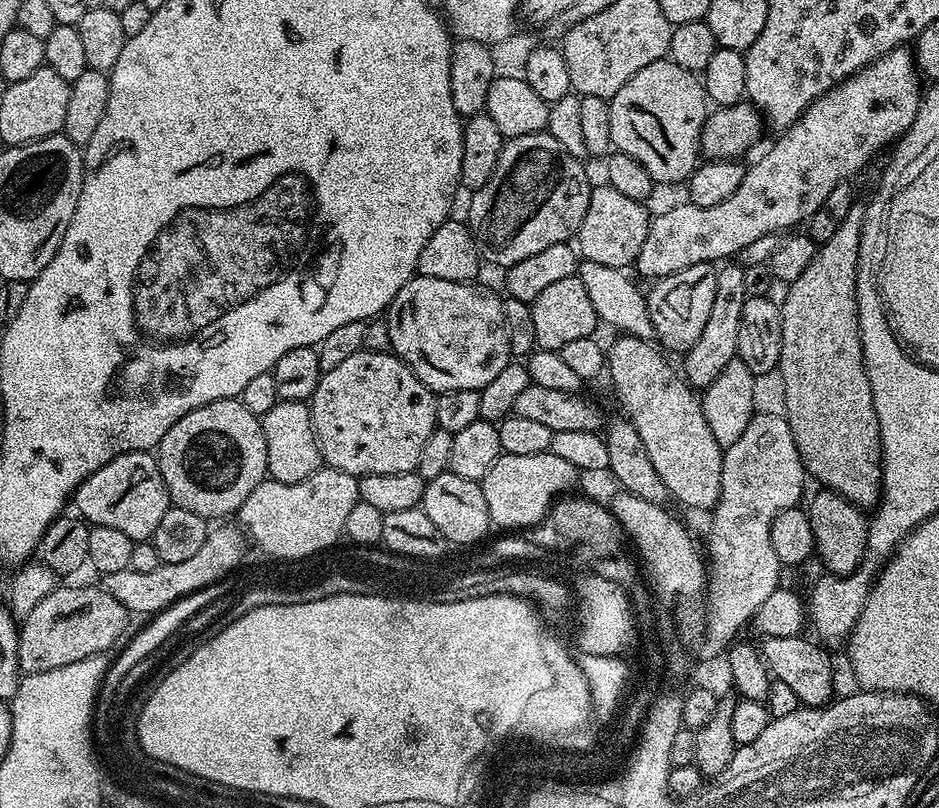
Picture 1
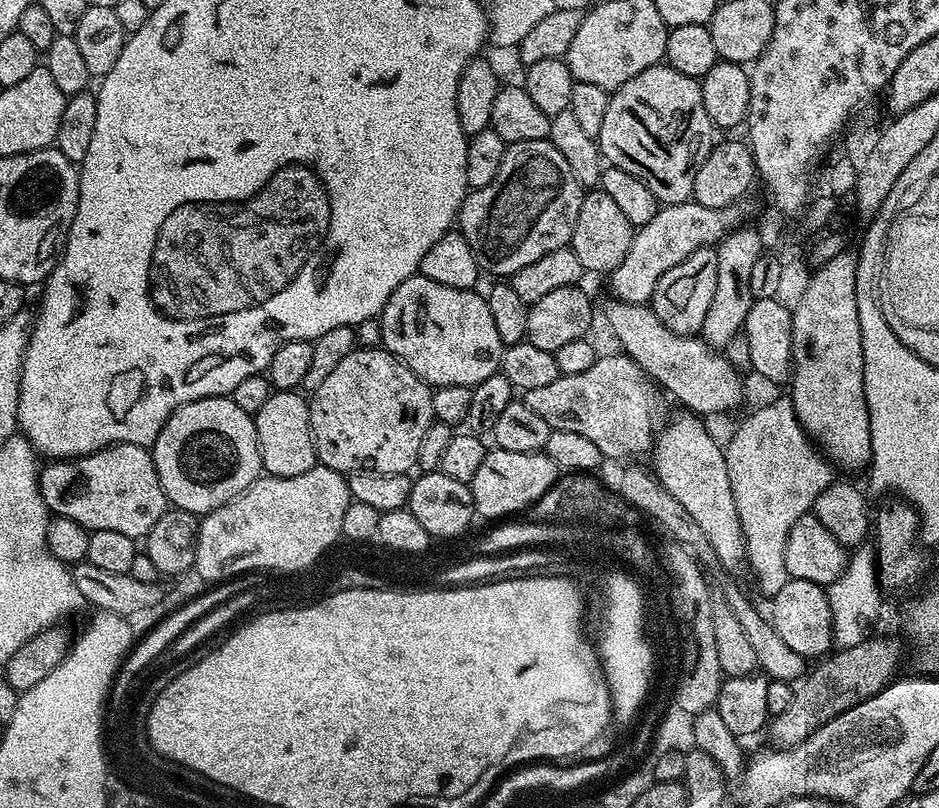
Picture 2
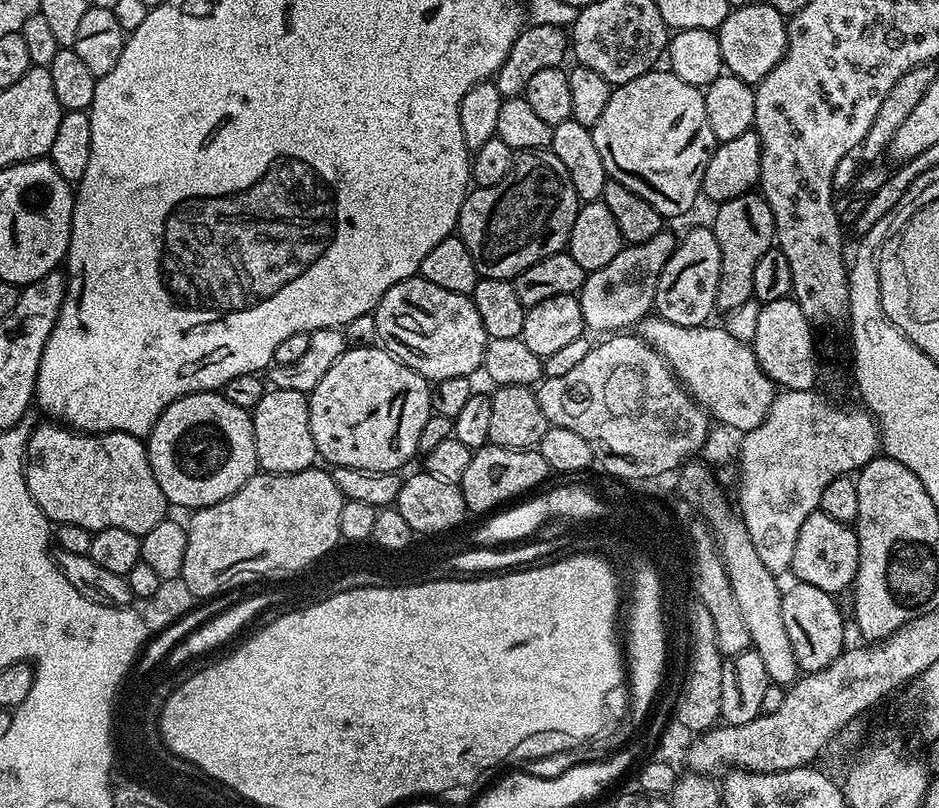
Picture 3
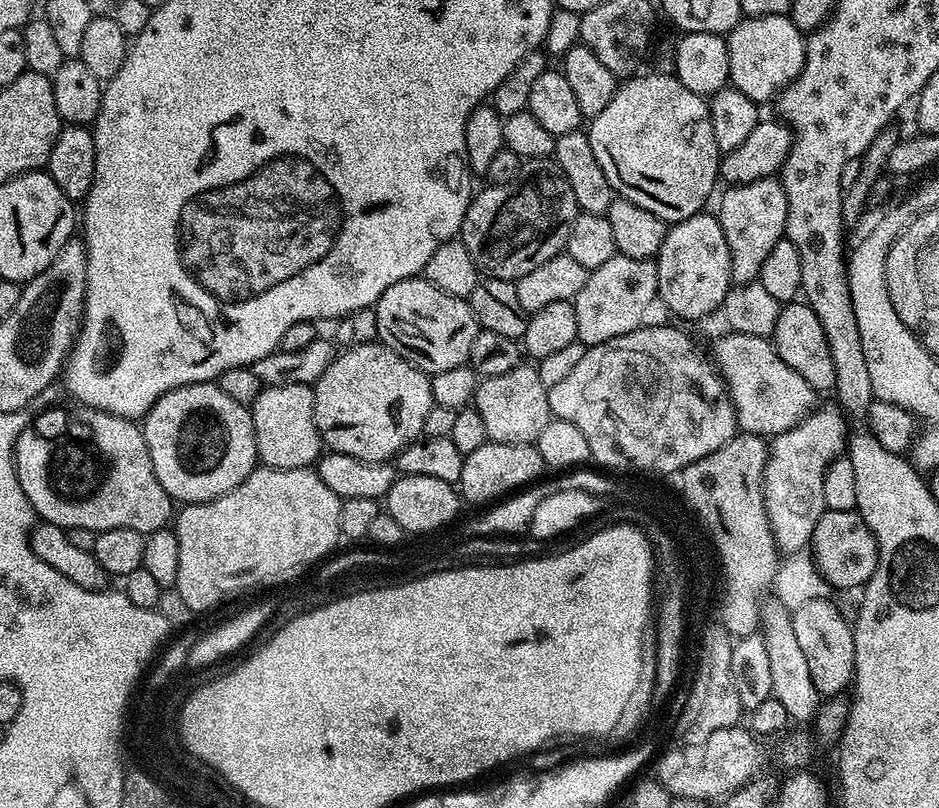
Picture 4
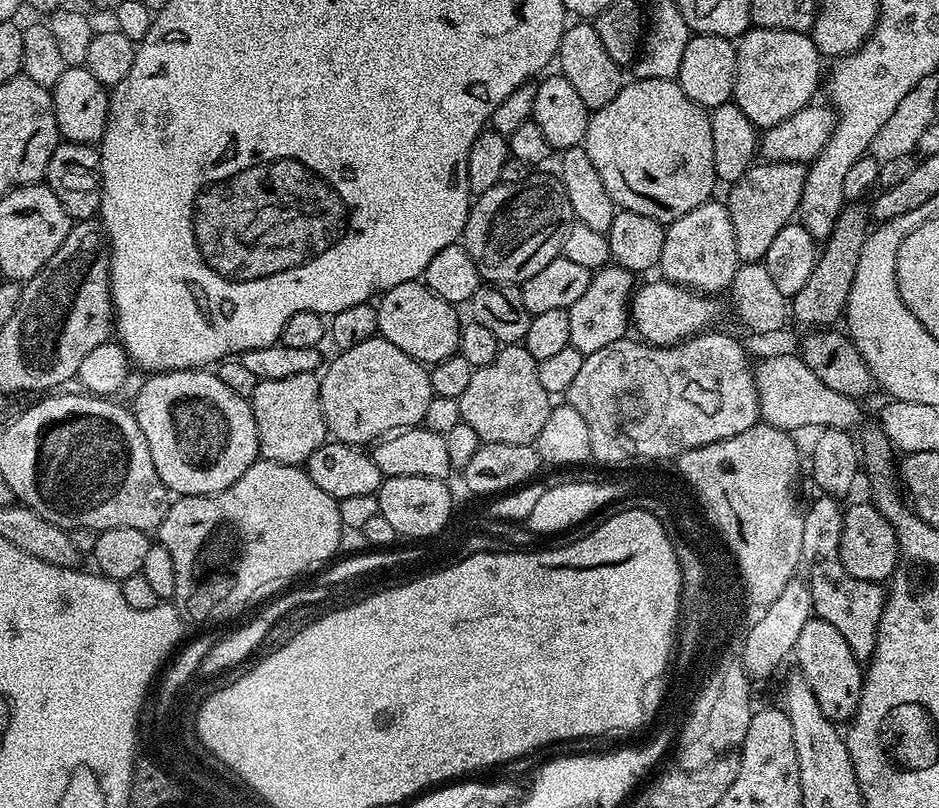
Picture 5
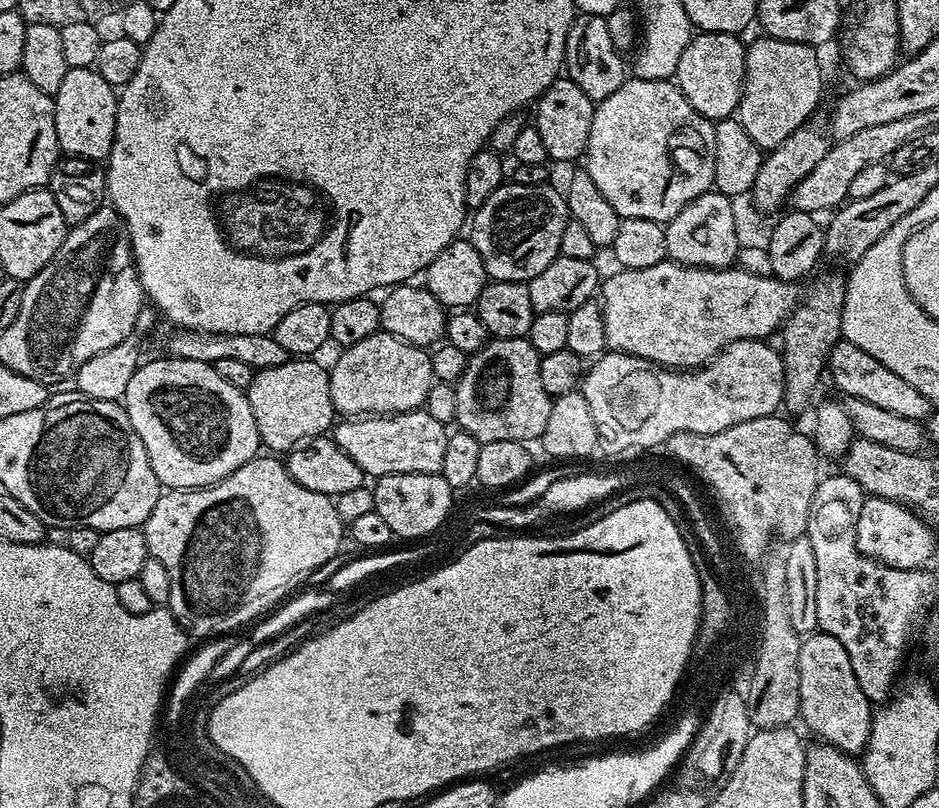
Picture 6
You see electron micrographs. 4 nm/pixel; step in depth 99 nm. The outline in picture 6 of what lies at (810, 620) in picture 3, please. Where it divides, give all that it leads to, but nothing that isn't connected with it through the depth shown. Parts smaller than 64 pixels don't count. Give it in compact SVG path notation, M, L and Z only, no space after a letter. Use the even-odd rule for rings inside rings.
M821 631L809 635L801 646L798 670L800 716L805 726L816 735L813 737L849 754L863 753L868 747L874 708L866 694L862 694L858 678L854 678L854 666L850 666L850 658L842 642Z

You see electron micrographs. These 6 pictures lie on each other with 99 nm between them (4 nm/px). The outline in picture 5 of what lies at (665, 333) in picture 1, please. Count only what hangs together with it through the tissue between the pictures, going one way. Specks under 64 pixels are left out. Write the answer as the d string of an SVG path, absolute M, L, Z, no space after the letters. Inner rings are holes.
M713 198L702 206L694 206L690 214L682 214L682 218L665 227L662 258L658 265L663 279L701 294L717 294L723 288L724 291L731 289L741 258L736 249L734 222L730 222L727 203L720 201L719 204L718 200Z

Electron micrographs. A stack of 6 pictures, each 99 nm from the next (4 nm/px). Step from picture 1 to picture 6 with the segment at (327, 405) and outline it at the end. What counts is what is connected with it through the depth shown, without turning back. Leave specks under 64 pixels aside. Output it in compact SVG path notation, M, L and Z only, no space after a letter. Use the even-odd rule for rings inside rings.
M381 330L370 338L362 338L362 342L354 342L354 346L339 354L328 377L330 398L341 417L363 418L423 409L426 394L434 383L432 357L425 349Z

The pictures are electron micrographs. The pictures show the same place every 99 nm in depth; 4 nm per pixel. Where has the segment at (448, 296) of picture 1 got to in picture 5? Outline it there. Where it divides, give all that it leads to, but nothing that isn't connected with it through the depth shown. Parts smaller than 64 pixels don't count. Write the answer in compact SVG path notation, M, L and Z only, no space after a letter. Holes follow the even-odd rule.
M411 280L402 286L388 289L376 304L379 335L394 342L398 350L410 354L410 358L425 366L457 355L462 319L460 320L456 312L459 311L450 302L438 298L438 294L434 294L434 290L430 290L427 284L420 280Z

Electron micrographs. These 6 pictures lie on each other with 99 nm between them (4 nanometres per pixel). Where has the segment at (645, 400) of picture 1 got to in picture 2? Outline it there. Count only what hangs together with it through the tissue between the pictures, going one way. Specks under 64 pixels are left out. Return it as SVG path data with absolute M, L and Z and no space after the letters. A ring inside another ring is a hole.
M687 410L678 412L665 428L663 425L656 433L656 443L650 453L654 475L662 487L678 498L678 503L694 517L694 522L702 526L706 542L710 542L710 546L714 546L714 554L718 554L721 569L743 569L746 564L744 535L738 522L738 510L734 506L734 494L730 490L730 474L726 474L724 448L721 441L719 444L708 433L704 425L707 423L697 413Z

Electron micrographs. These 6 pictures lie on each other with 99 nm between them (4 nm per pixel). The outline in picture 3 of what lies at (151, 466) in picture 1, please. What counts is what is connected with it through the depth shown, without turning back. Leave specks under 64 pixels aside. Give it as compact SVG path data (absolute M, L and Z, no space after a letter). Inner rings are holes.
M59 422L37 423L24 450L24 477L49 521L82 526L90 533L117 528L142 537L170 511L162 486L154 478L145 441L125 432L89 434Z

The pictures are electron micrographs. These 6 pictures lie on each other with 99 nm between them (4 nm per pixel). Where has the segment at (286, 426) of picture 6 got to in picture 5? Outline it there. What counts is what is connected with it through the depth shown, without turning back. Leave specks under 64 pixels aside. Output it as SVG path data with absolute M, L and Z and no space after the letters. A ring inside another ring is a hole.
M316 372L257 380L250 403L258 430L259 459L304 466L310 454L329 439L320 401L320 376Z

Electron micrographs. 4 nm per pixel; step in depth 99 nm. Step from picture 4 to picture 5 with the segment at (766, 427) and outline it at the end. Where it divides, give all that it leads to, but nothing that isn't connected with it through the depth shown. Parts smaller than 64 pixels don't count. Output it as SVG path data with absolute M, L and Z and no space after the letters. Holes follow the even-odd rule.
M799 355L768 356L760 365L755 365L754 375L760 394L760 420L765 424L796 434L799 428L852 430L861 423L860 408L856 405L859 403L853 397L838 394L838 390L830 390Z

